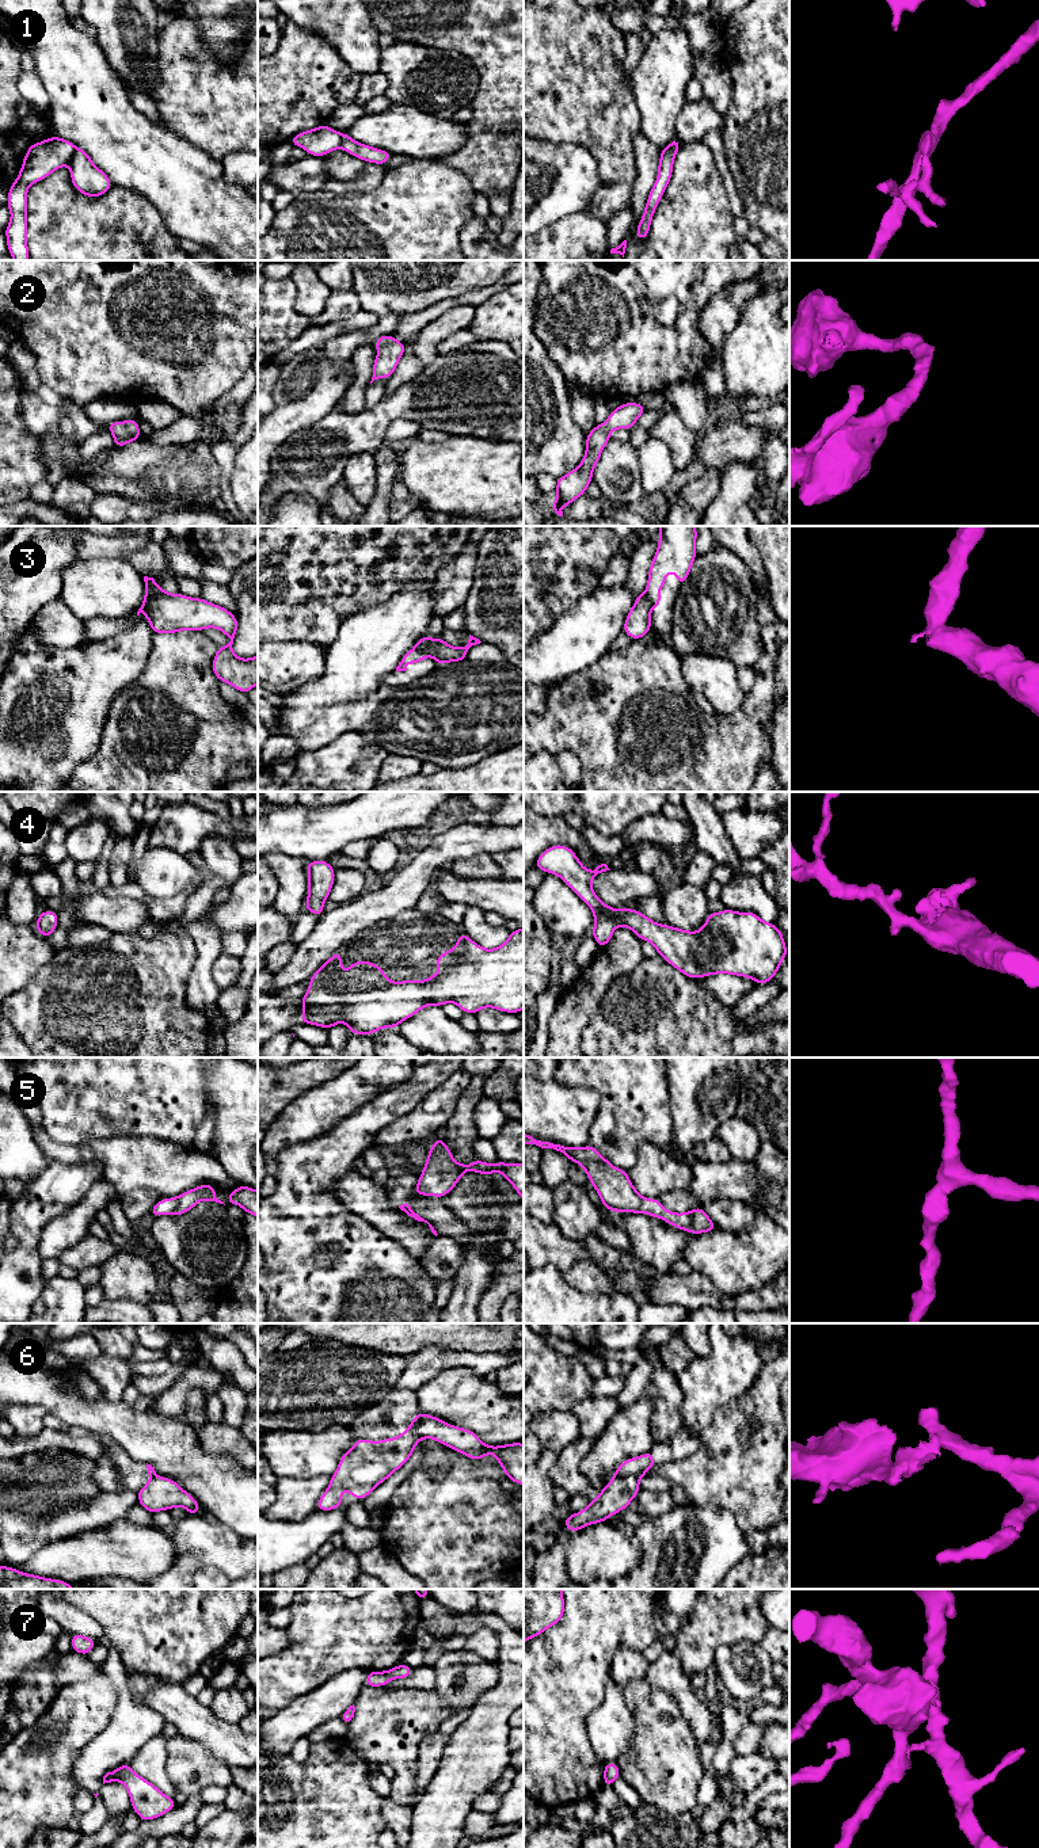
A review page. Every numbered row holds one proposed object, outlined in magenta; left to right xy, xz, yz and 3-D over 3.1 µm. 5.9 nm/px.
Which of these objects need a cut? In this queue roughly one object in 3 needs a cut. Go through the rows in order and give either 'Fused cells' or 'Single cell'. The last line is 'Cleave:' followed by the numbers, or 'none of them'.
1: Fused cells
2: Single cell
3: Fused cells
4: Single cell
5: Single cell
6: Fused cells
7: Fused cells
Cleave: 1, 3, 6, 7

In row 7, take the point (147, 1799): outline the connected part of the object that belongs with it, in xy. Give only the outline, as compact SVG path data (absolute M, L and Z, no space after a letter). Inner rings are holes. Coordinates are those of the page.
M134 1772L126 1777L123 1784L130 1796L130 1807L141 1821L155 1820L178 1806L174 1798L167 1796L156 1786Z

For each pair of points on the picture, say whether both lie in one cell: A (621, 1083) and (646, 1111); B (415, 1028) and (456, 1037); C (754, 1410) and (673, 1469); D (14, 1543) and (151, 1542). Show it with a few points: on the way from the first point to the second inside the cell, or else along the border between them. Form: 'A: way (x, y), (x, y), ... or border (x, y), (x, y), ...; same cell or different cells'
A: way (628, 1089), (640, 1104); same cell
B: way (425, 1029), (446, 1036); same cell
C: way (734, 1431), (693, 1469); same cell
D: border (79, 1532), (42, 1546), (23, 1562); different cells

